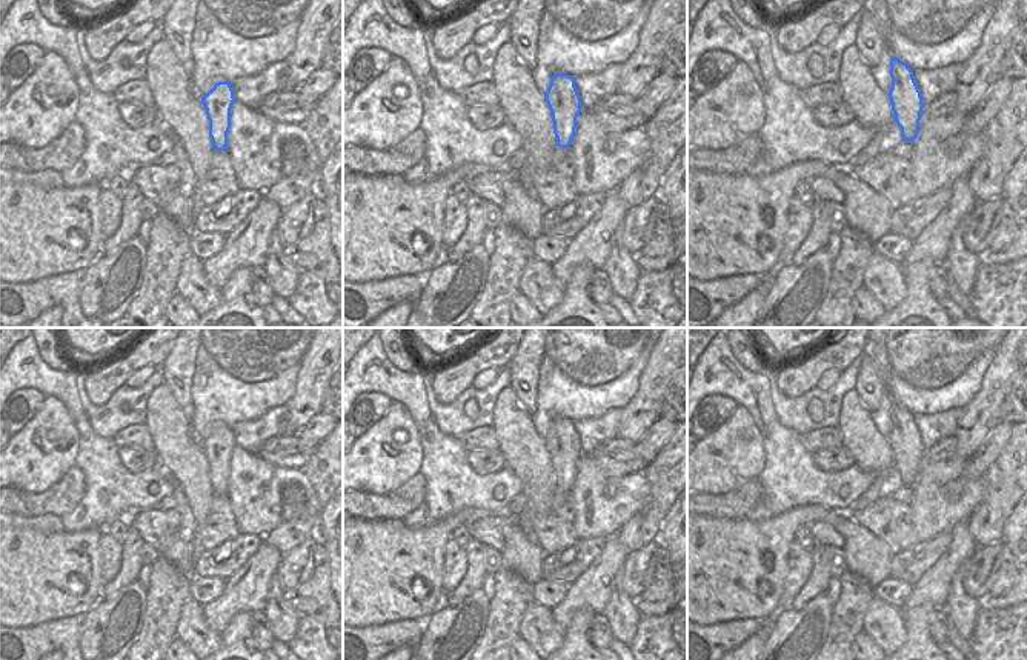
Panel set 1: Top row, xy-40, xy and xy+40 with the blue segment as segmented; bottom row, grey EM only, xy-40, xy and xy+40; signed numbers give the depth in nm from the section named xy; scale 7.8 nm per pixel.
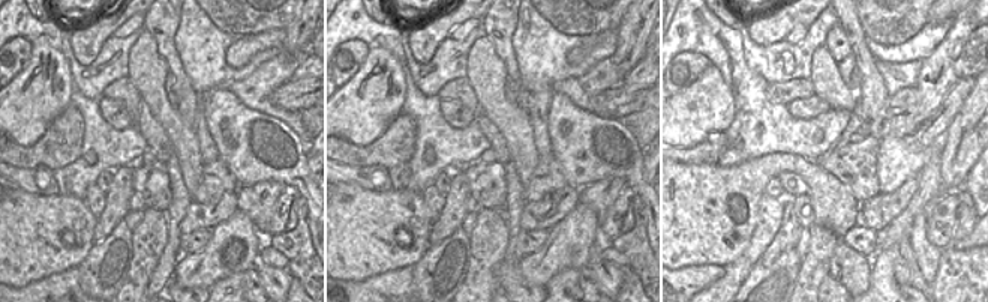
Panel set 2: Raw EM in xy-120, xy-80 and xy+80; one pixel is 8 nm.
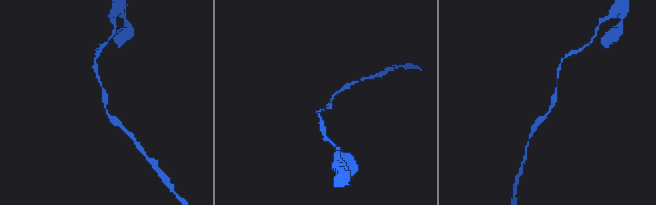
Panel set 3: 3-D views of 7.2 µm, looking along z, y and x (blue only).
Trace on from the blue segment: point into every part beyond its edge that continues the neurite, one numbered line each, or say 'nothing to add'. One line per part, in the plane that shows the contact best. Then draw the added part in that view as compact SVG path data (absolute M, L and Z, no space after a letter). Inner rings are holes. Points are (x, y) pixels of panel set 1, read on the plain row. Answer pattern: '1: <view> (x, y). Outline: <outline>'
nothing to add

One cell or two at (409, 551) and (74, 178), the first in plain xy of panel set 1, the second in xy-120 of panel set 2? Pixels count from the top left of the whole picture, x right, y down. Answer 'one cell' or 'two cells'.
two cells

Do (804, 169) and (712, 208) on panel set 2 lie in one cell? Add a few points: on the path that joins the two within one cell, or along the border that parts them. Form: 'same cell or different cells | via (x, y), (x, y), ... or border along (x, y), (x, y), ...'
same cell | via (781, 166), (768, 166), (756, 172), (735, 191)

